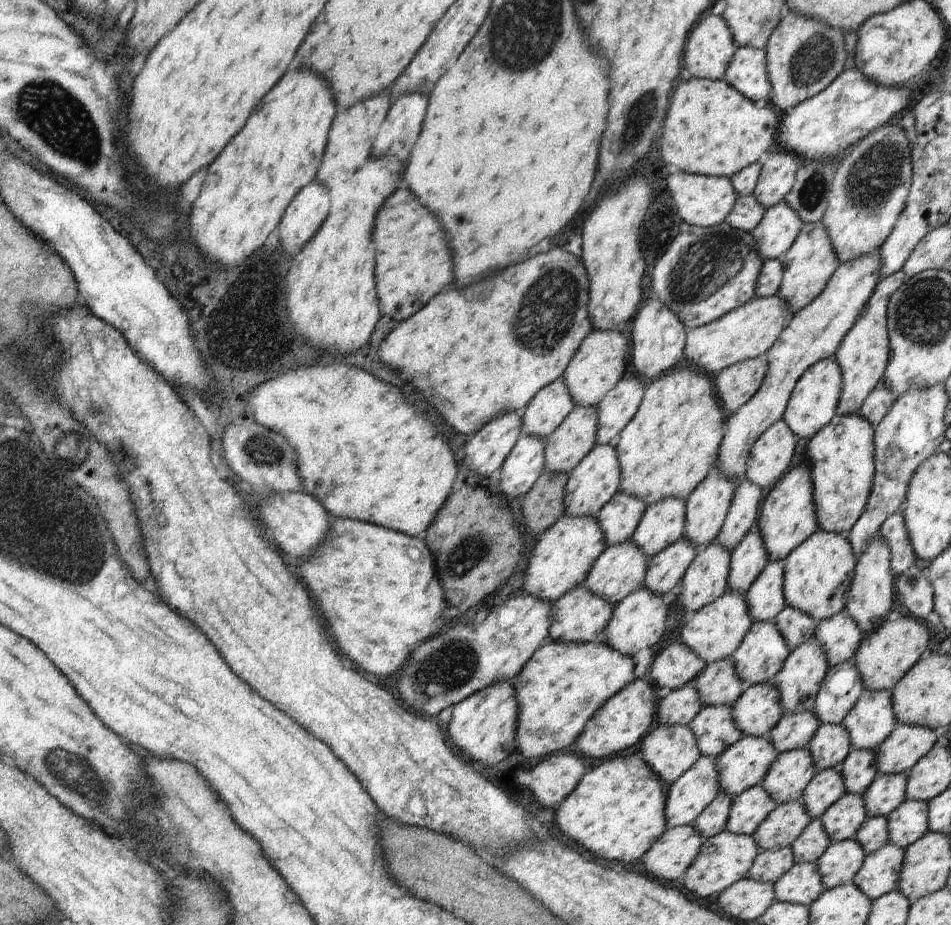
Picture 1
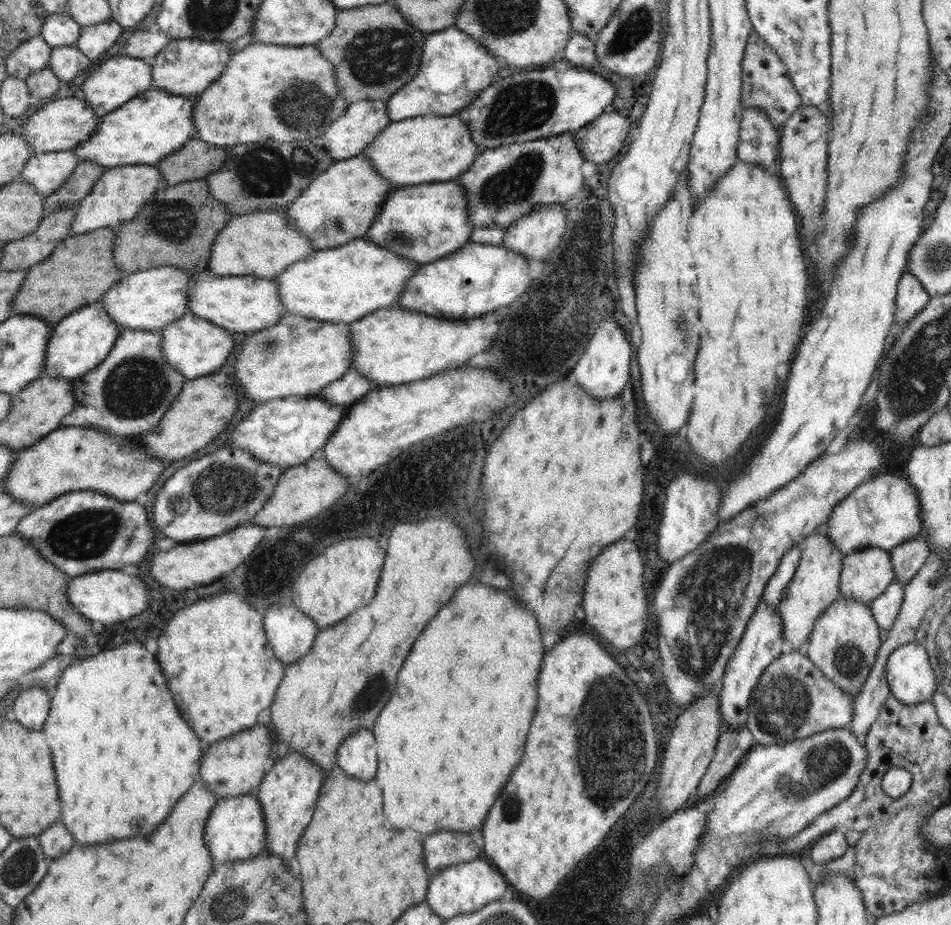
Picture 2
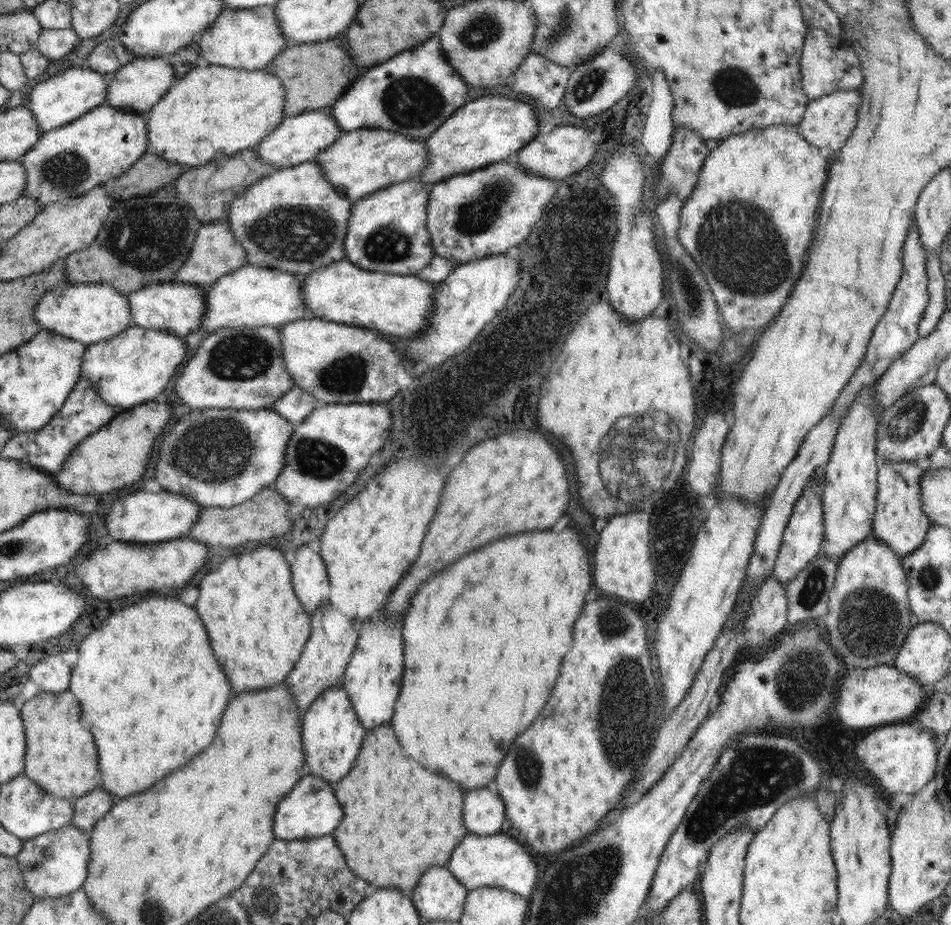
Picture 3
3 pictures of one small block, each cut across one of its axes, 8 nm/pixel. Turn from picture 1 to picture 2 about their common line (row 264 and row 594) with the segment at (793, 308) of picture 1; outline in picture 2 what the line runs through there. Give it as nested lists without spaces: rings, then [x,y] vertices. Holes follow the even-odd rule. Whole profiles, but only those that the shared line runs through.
[[[824,528],[817,529],[806,538],[799,565],[779,602],[779,617],[783,624],[783,635],[794,648],[800,648],[809,638],[816,620],[839,598],[840,573],[843,555],[829,542]]]

